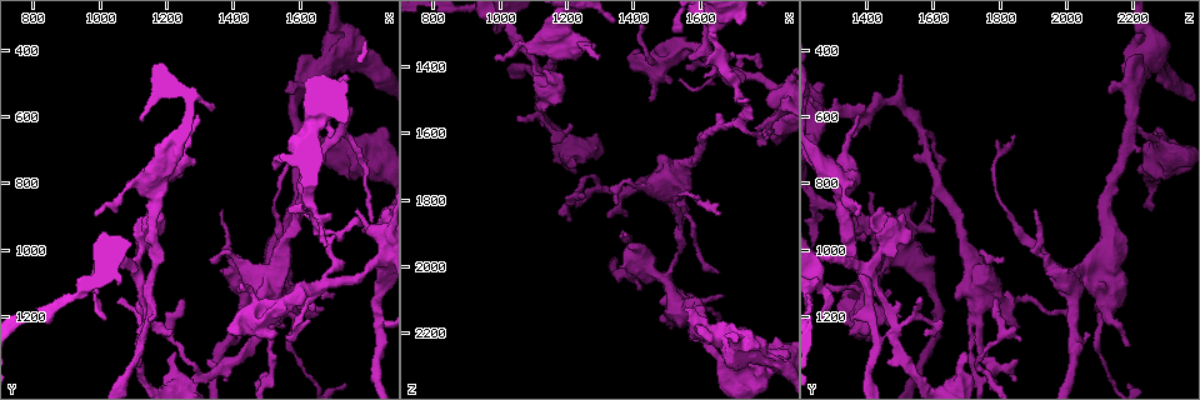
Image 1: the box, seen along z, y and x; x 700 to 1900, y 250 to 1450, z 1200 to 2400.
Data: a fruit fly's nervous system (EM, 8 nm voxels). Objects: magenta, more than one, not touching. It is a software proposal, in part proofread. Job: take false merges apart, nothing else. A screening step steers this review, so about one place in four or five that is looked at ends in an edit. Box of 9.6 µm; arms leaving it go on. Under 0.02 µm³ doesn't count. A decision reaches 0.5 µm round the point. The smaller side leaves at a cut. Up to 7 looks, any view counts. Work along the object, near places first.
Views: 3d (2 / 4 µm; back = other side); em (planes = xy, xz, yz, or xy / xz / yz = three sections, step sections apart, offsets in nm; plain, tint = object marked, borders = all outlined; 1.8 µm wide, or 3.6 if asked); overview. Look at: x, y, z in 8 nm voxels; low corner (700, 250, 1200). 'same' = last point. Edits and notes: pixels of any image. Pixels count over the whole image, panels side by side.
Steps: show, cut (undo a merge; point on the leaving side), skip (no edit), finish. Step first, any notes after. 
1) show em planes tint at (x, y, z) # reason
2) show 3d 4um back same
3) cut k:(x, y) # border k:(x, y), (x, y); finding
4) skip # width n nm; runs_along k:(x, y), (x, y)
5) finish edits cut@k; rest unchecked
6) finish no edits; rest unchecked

show em xy step 16 tint at (1850, 940, 1530) # small branch off a trunk

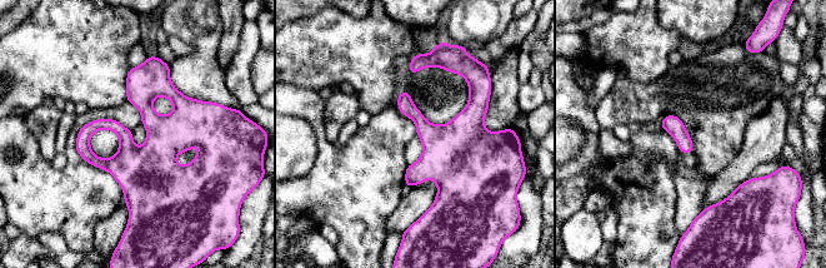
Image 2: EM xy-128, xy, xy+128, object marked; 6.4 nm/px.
show em planes tint same # cut it another way

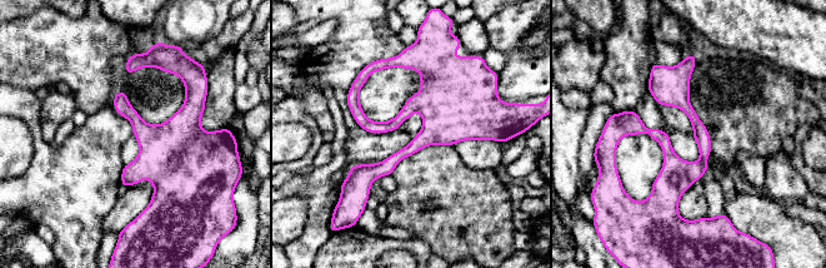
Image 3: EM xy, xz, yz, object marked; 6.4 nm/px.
skip # width 100 nm; all the same neuron

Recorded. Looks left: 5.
show em planes plain at (1020, 1030, 1270) # sharp bend

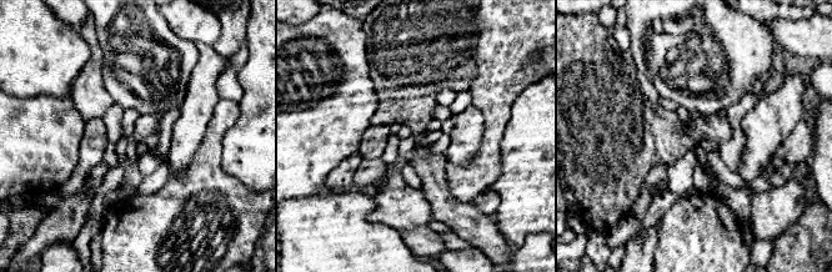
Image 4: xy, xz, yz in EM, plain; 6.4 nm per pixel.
show em planes tint same # where the object lies

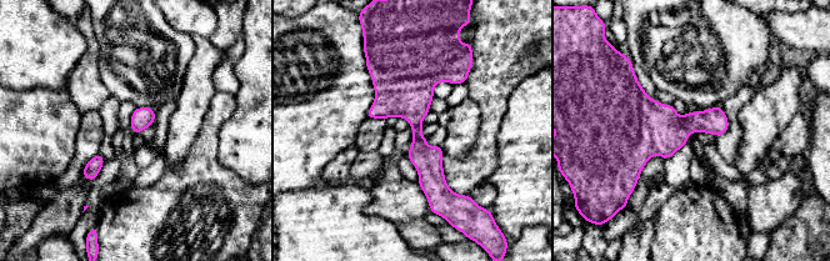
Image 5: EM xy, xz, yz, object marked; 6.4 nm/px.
skip # width 140 nm; runs_along 5:(406, 56), (431, 204); one neuron here

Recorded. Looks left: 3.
show em yz step 8 tint at (1440, 1100, 2020) # thick turns thin

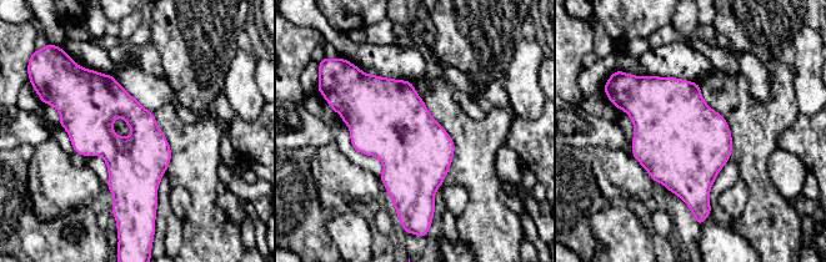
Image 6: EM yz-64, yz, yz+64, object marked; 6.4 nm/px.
show em xz step 4 tint same

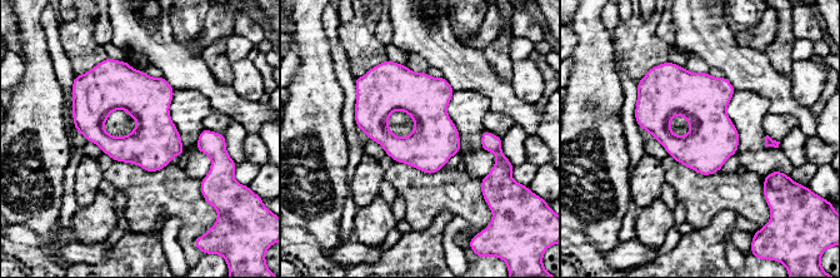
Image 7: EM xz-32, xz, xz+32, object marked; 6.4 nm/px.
skip # one neuron here

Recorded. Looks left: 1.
finish no edits; rest unchecked

